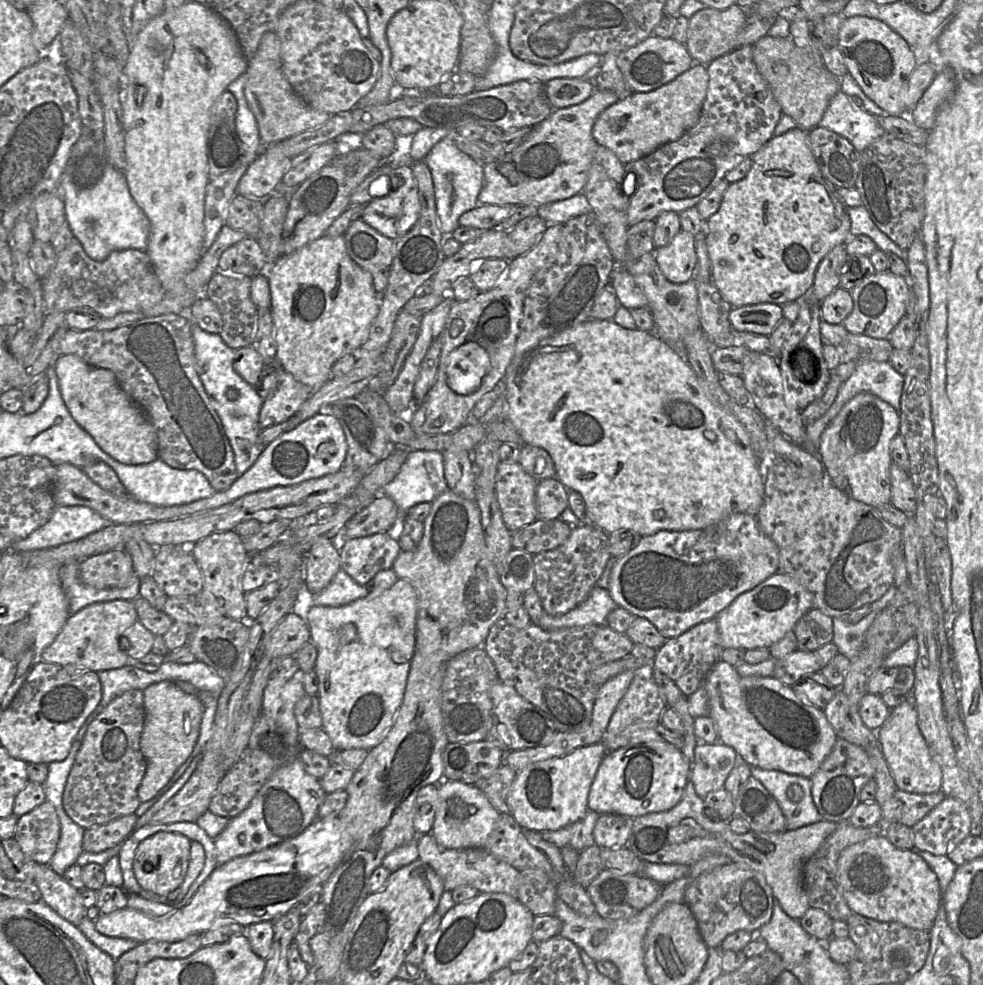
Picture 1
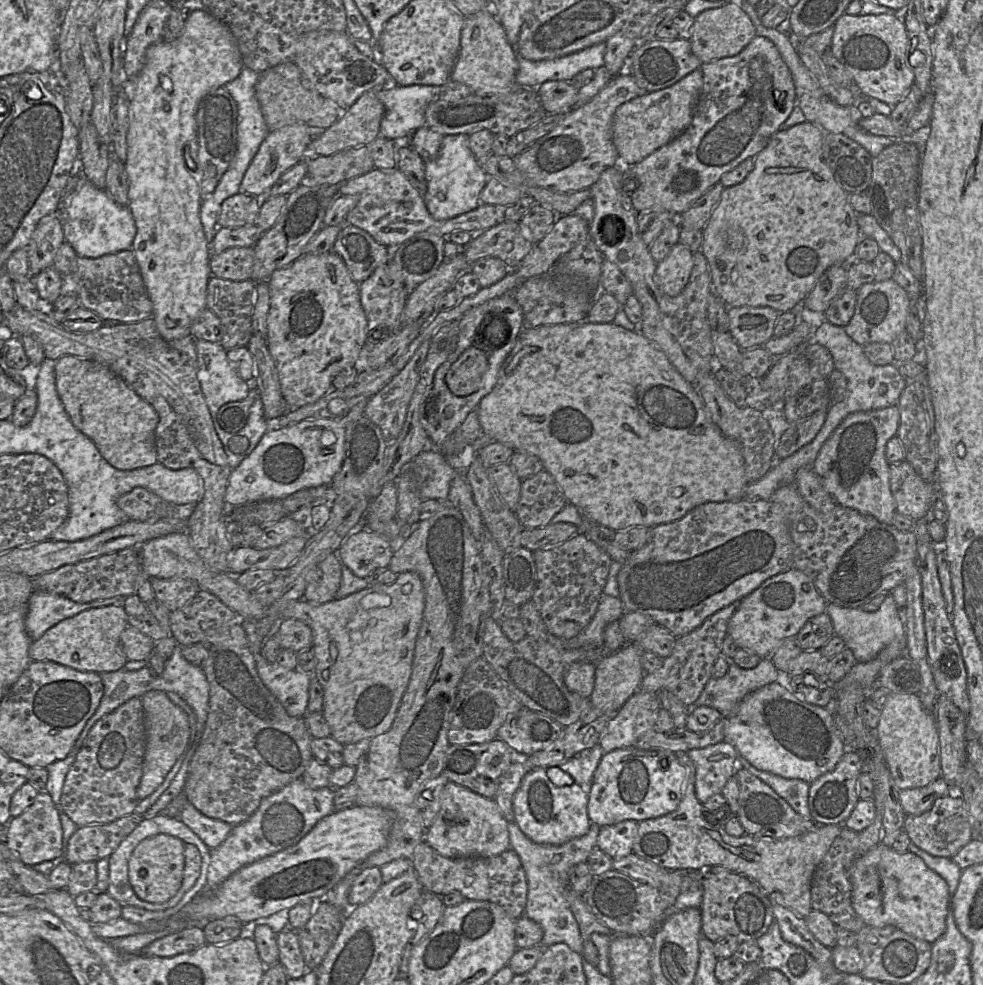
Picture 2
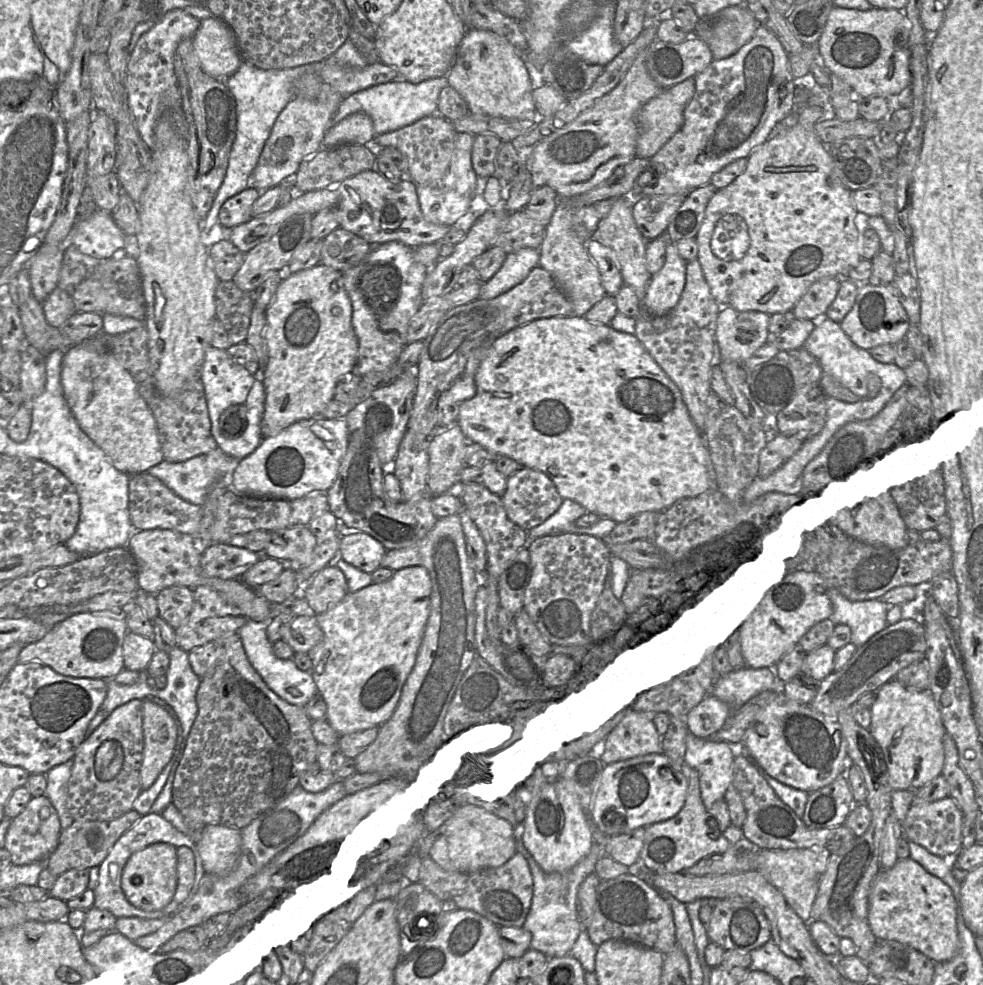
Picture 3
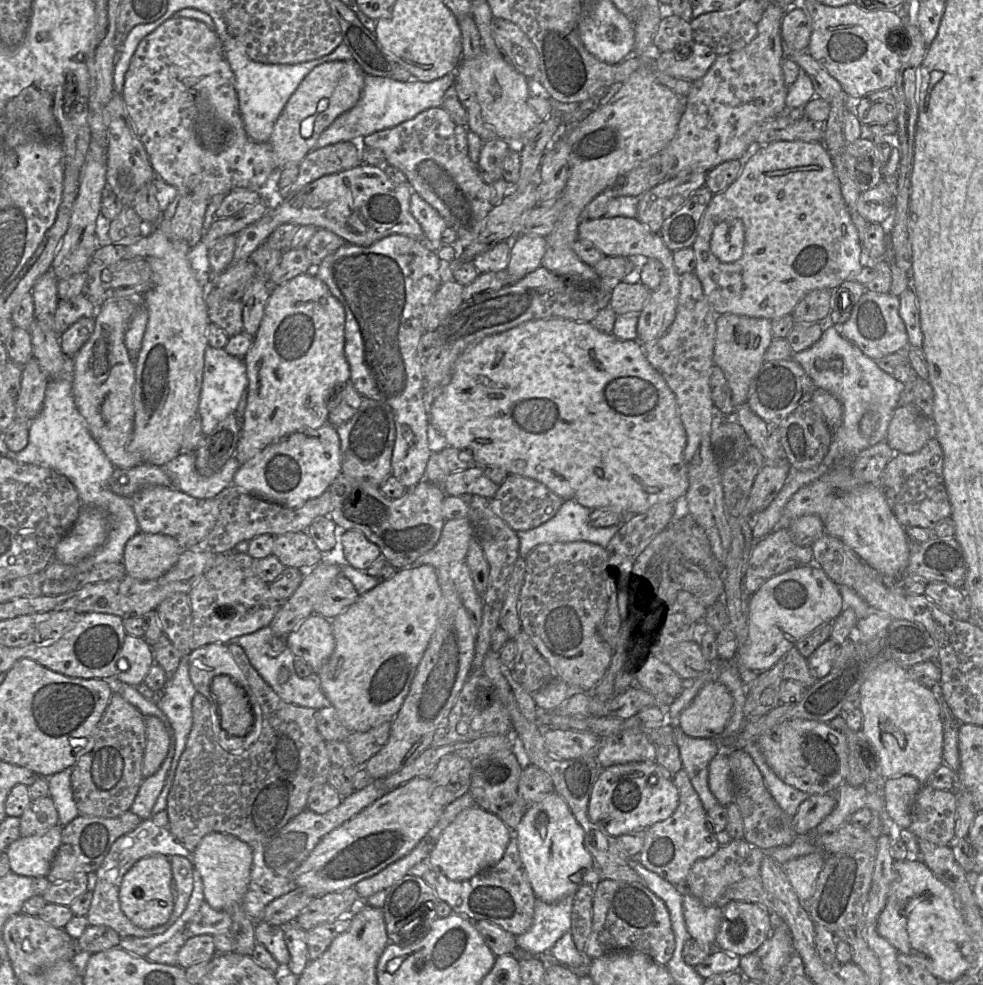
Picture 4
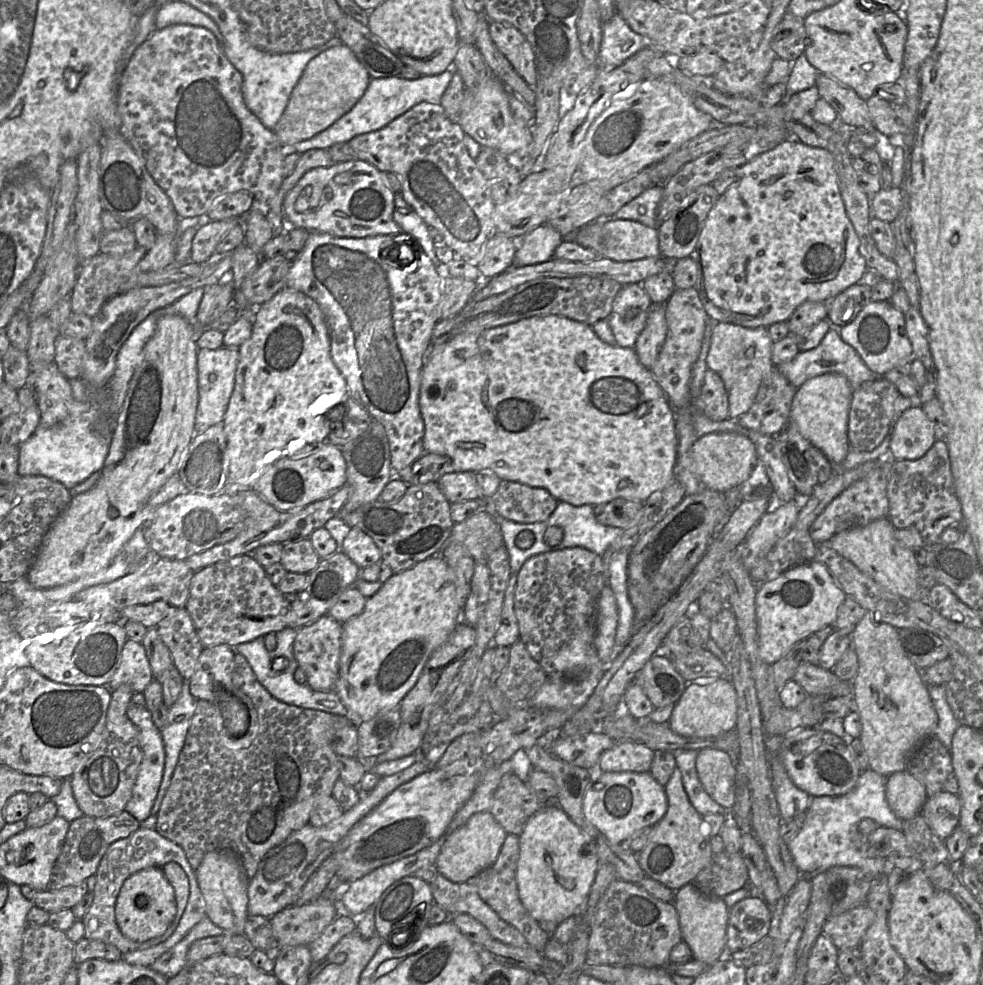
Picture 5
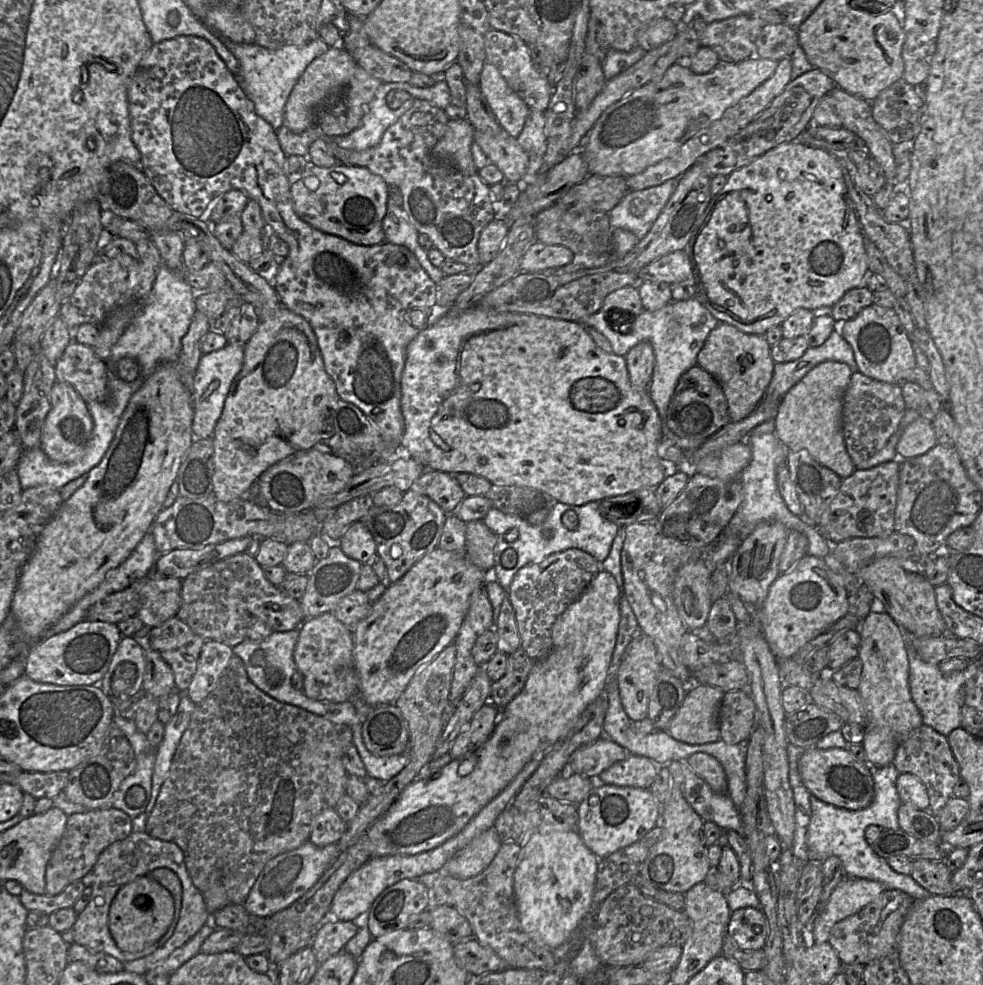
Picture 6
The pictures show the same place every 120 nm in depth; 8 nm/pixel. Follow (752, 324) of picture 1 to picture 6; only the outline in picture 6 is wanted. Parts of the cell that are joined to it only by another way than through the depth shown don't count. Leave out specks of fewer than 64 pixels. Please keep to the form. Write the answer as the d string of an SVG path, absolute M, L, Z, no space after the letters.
M720 322L709 333L698 353L697 365L721 385L732 422L739 422L753 412L764 396L773 374L774 360L765 335L748 334L733 325Z

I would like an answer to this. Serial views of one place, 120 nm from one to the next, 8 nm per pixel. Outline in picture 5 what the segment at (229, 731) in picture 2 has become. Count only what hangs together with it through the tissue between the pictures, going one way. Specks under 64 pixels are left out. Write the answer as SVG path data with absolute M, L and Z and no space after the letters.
M239 652L234 653L232 682L232 695L248 708L247 732L242 737L232 736L225 728L218 703L196 700L189 729L156 814L155 830L184 850L194 871L207 853L230 851L239 857L247 877L252 879L264 855L307 825L317 802L332 795L333 787L340 779L338 755L331 746L332 736L335 730L346 725L358 725L362 721L280 701L258 681L247 659Z

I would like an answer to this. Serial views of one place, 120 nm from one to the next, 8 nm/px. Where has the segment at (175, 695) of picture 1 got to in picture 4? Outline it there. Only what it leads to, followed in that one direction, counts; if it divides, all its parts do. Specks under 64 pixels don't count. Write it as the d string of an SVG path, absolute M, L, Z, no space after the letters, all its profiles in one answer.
M145 717L144 726L145 747L140 766L141 781L158 769L170 745L168 732L159 718Z

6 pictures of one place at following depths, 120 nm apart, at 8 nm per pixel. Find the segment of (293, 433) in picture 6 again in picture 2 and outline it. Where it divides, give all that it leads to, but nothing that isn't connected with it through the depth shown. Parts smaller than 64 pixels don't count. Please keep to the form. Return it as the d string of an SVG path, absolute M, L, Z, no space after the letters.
M333 251L304 253L290 265L275 270L266 281L270 290L266 342L276 365L282 396L288 411L292 411L326 395L332 389L334 377L345 368L361 367L367 318L361 305L359 283L351 277L343 259Z

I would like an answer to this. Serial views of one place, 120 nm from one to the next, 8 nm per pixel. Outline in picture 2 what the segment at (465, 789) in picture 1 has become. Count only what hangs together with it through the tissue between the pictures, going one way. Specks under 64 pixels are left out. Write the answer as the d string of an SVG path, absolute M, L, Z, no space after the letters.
M448 782L441 795L440 810L425 834L425 841L440 855L455 859L495 857L510 847L509 824L493 799Z

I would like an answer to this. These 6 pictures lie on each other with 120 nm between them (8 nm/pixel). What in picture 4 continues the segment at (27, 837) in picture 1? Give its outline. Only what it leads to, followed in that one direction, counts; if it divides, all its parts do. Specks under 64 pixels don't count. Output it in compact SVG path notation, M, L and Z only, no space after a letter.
M49 796L31 800L20 818L20 837L42 835L59 824L57 809Z

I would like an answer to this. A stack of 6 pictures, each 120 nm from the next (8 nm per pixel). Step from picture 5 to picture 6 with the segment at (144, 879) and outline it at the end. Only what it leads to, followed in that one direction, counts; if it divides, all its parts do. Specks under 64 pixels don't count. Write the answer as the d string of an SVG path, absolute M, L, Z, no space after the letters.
M150 875L141 876L124 885L114 897L108 916L109 931L121 951L139 952L164 936L174 912L175 904L170 892Z

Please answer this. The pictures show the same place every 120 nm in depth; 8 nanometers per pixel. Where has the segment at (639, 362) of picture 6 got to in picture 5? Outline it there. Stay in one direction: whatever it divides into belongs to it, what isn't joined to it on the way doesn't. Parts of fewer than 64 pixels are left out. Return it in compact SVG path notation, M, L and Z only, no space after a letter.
M653 304L648 310L645 327L637 337L634 350L640 363L650 369L665 341L667 322L664 304Z

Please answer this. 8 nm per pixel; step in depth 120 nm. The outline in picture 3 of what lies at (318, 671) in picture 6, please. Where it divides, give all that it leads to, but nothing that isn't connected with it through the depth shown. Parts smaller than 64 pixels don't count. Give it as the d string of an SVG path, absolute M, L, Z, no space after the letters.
M312 612L295 616L283 628L282 639L295 653L309 653L323 639L317 616Z

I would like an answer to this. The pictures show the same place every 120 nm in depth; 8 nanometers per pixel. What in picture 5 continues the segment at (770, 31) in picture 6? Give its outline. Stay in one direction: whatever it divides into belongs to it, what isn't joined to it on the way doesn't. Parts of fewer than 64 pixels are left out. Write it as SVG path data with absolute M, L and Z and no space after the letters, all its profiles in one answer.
M786 13L777 25L771 40L771 48L776 56L793 62L804 53L806 44L804 19Z

